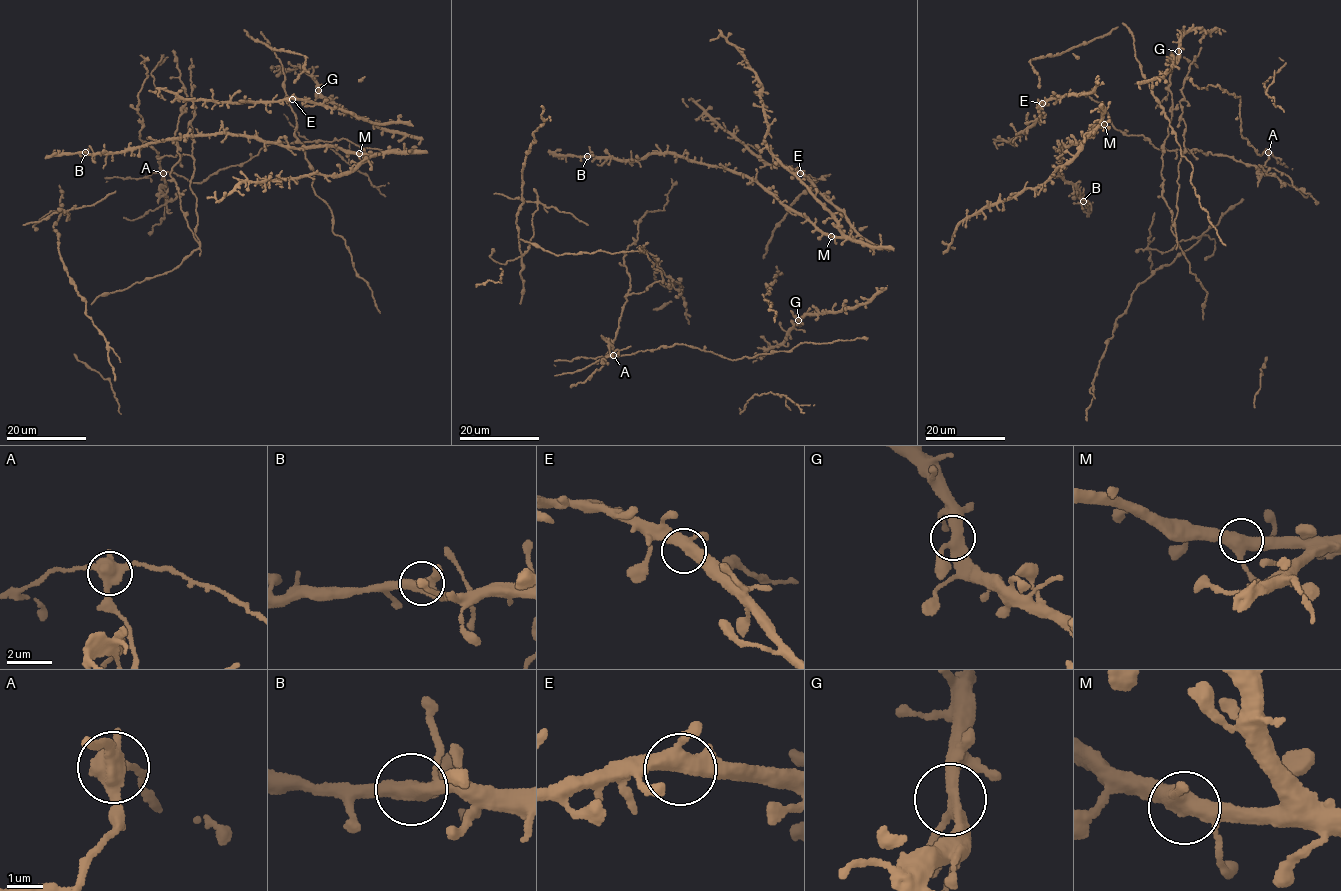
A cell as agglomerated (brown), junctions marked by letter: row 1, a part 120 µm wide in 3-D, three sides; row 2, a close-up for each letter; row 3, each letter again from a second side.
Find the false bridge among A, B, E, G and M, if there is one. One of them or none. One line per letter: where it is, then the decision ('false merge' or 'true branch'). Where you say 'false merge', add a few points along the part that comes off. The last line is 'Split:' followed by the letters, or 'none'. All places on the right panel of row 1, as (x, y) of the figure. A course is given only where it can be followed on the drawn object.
A: (1268, 152) | false merge
B: (1083, 201) | true branch
E: (1042, 103) | true branch
G: (1178, 51) | true branch
M: (1104, 124) | true branch
Split: A

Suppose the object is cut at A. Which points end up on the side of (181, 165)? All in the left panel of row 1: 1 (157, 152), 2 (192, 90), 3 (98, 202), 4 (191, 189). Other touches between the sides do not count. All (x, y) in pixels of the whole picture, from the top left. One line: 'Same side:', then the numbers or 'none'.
Same side: 1, 2, 3, 4

